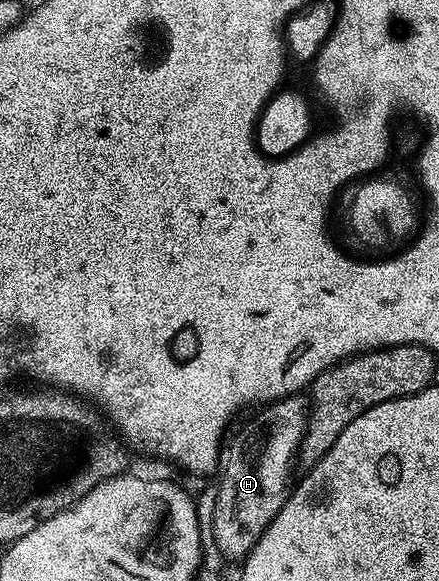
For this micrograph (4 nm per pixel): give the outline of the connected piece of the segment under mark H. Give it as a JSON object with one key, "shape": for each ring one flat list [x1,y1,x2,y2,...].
{"shape":[[303,394,288,395,284,399,267,404,264,411,257,417,256,423,248,423,226,447,226,458,219,472,220,483,215,484,216,500,214,501,214,517,212,518,212,532,218,549,223,553,225,560,243,561,258,545,262,533,278,517,282,505,290,494,292,479,292,459,299,456,300,445,304,442,304,433,308,430,308,416,310,411,309,400,304,400]]}

